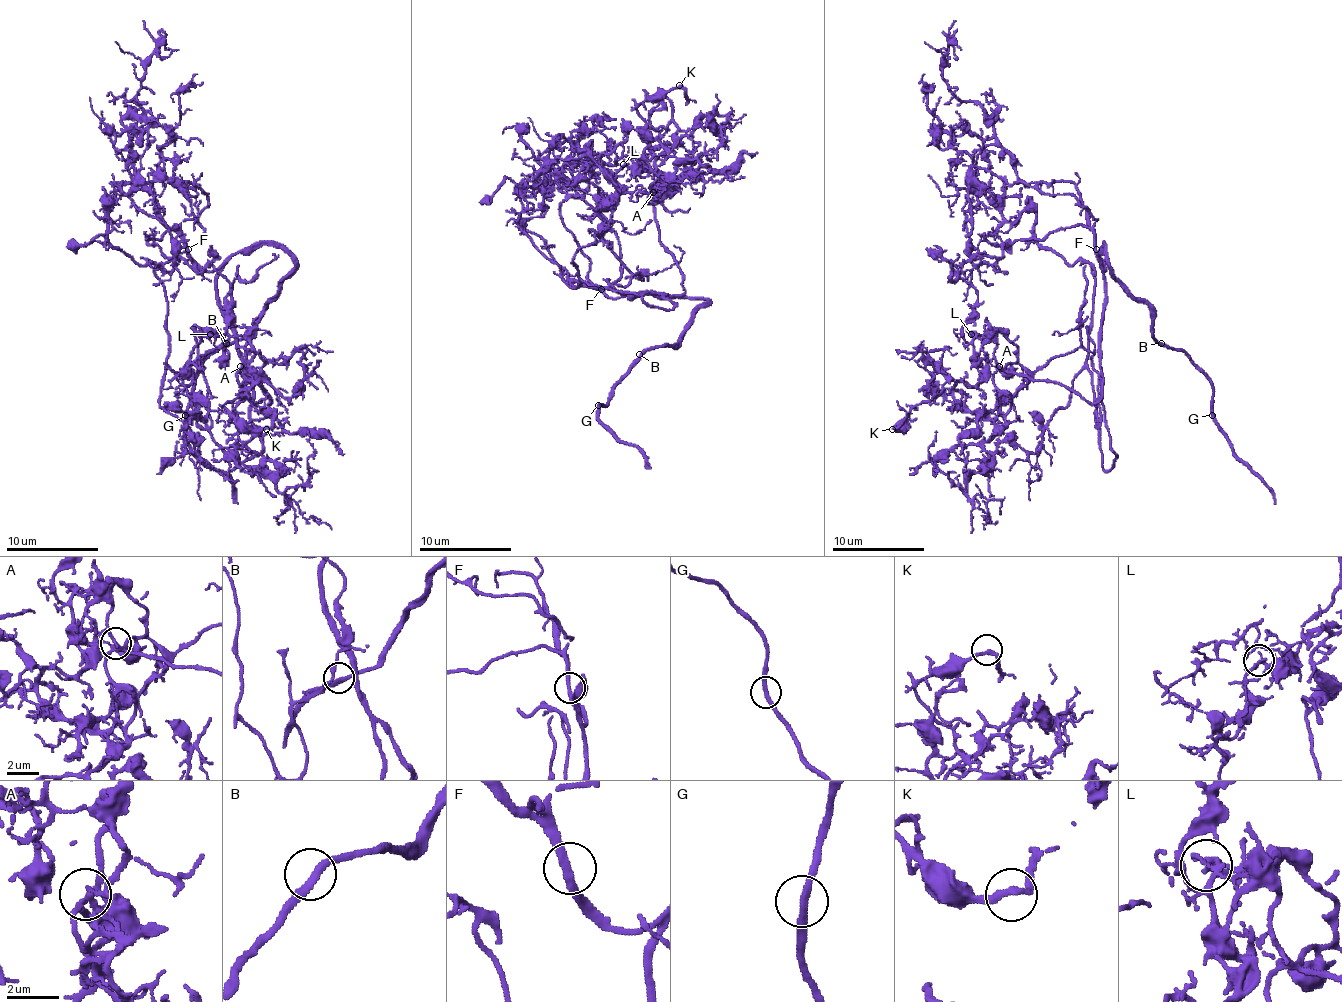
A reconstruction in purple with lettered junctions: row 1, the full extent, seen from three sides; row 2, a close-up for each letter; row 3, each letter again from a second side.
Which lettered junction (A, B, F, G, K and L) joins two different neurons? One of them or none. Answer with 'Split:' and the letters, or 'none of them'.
Split: none of them

